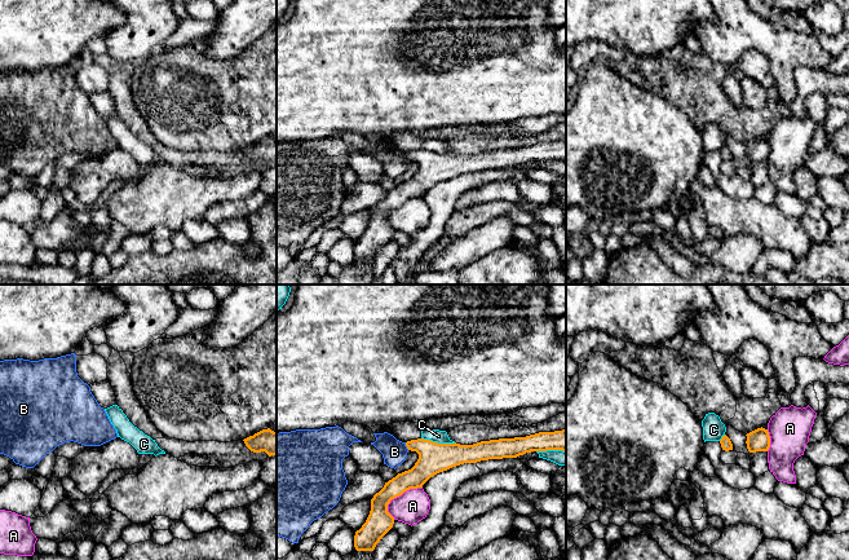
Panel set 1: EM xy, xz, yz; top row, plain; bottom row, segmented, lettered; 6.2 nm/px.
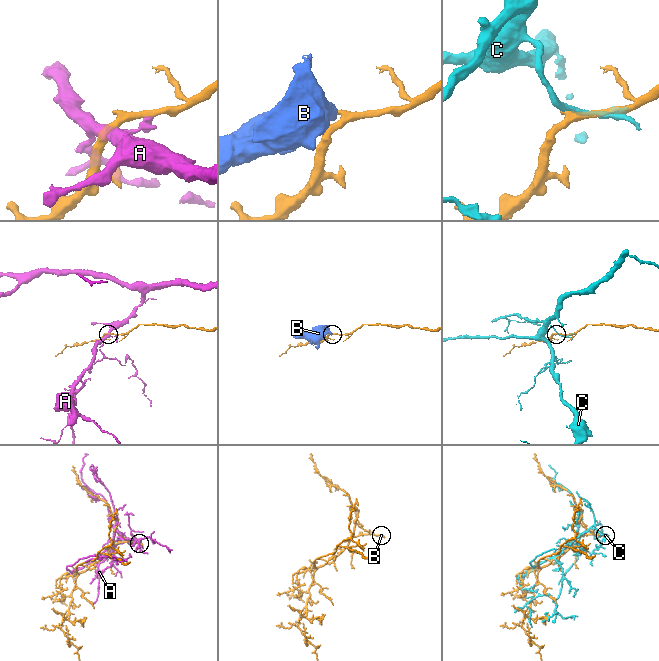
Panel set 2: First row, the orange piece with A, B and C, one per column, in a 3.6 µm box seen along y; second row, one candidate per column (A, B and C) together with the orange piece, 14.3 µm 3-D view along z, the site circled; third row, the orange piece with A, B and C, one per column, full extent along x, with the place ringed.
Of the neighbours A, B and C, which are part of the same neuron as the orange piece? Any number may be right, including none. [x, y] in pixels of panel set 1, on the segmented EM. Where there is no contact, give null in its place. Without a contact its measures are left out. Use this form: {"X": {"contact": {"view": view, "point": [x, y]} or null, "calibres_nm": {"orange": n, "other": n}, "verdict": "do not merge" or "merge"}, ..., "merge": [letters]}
{"A": {"contact": {"view": "xz", "point": [397, 495]}, "calibres_nm": {"orange": 160, "other": 200}, "verdict": "do not merge"}, "B": {"contact": {"view": "xz", "point": [406, 445]}, "calibres_nm": {"orange": 190, "other": 160}, "verdict": "do not merge"}, "C": {"contact": {"view": "xz", "point": [437, 442]}, "calibres_nm": {"orange": 190, "other": 80}, "verdict": "do not merge"}, "merge": []}

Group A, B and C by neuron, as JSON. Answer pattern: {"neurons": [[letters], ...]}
{"neurons": [["A"], ["B"], ["C"]]}

